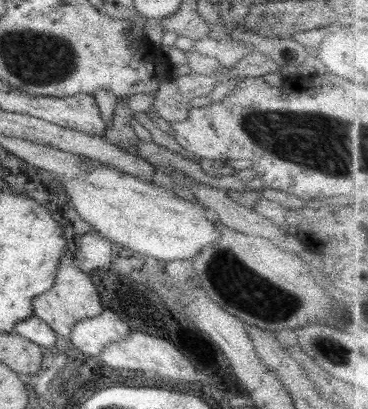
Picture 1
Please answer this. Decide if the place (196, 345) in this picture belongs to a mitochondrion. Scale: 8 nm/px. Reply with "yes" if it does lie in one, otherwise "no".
no

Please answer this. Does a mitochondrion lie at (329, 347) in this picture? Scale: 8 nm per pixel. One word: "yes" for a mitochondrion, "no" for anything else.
yes

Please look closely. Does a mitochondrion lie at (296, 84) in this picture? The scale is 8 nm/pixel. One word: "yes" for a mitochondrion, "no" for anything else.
no

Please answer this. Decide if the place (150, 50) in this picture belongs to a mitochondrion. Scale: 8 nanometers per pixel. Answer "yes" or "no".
no

